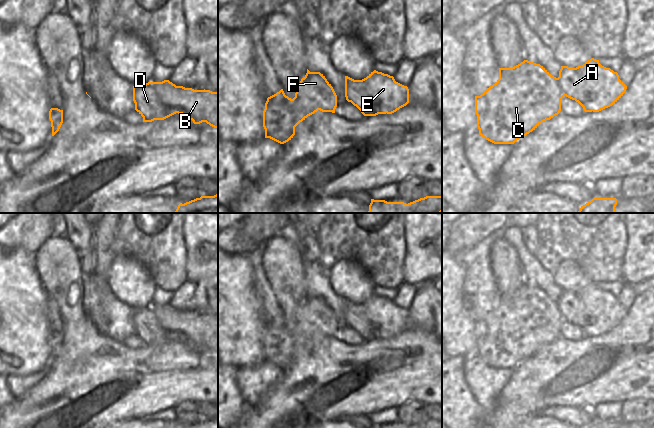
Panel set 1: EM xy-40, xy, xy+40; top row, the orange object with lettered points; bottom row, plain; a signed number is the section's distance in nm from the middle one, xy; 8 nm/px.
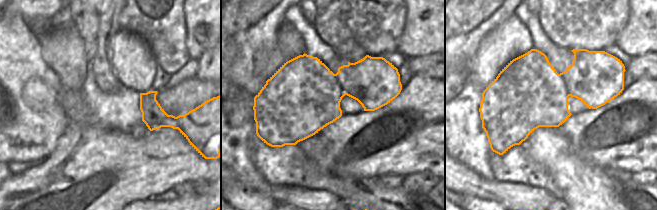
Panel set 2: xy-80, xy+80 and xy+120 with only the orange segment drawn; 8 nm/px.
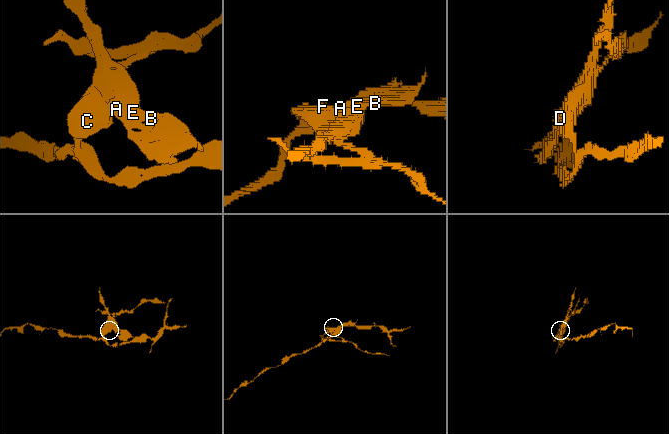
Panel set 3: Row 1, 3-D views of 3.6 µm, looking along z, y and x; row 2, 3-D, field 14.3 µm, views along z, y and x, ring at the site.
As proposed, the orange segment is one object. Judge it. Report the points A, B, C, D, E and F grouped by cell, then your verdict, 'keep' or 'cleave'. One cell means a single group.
A B C E F / D | cleave

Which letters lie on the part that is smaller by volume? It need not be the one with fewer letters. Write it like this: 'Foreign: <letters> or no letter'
Foreign: D

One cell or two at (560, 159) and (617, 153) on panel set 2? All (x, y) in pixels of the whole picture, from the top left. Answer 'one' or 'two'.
two

